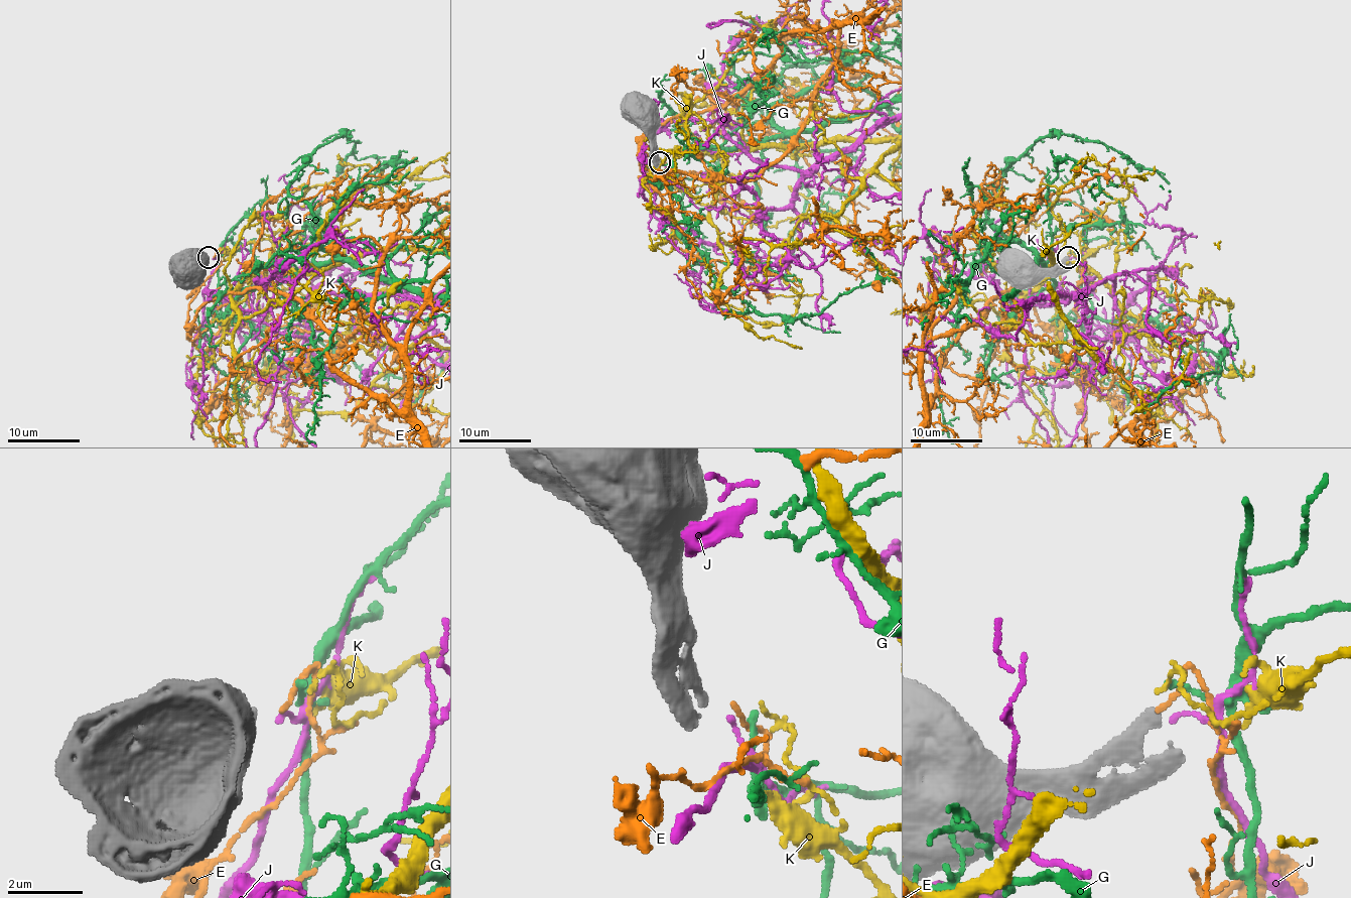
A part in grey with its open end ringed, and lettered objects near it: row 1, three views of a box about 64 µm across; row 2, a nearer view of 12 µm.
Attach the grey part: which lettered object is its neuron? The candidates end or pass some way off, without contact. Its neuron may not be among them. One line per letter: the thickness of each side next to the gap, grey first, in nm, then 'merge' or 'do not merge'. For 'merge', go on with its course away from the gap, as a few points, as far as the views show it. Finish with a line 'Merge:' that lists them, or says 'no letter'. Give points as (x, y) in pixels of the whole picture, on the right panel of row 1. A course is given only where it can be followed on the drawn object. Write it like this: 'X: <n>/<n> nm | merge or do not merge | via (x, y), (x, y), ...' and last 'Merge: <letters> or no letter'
E: 280/110 nm | do not merge
G: 280/150 nm | do not merge
J: 280/120 nm | do not merge
K: 280/90 nm | do not merge
Merge: no letter

